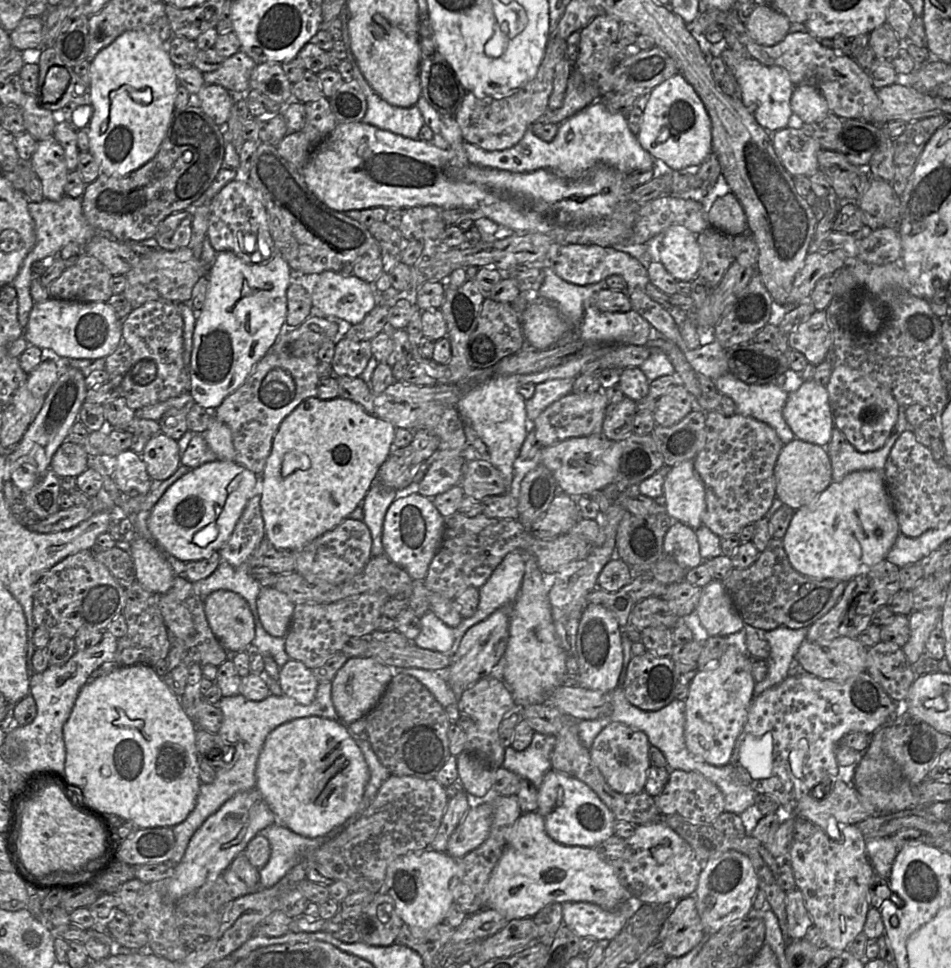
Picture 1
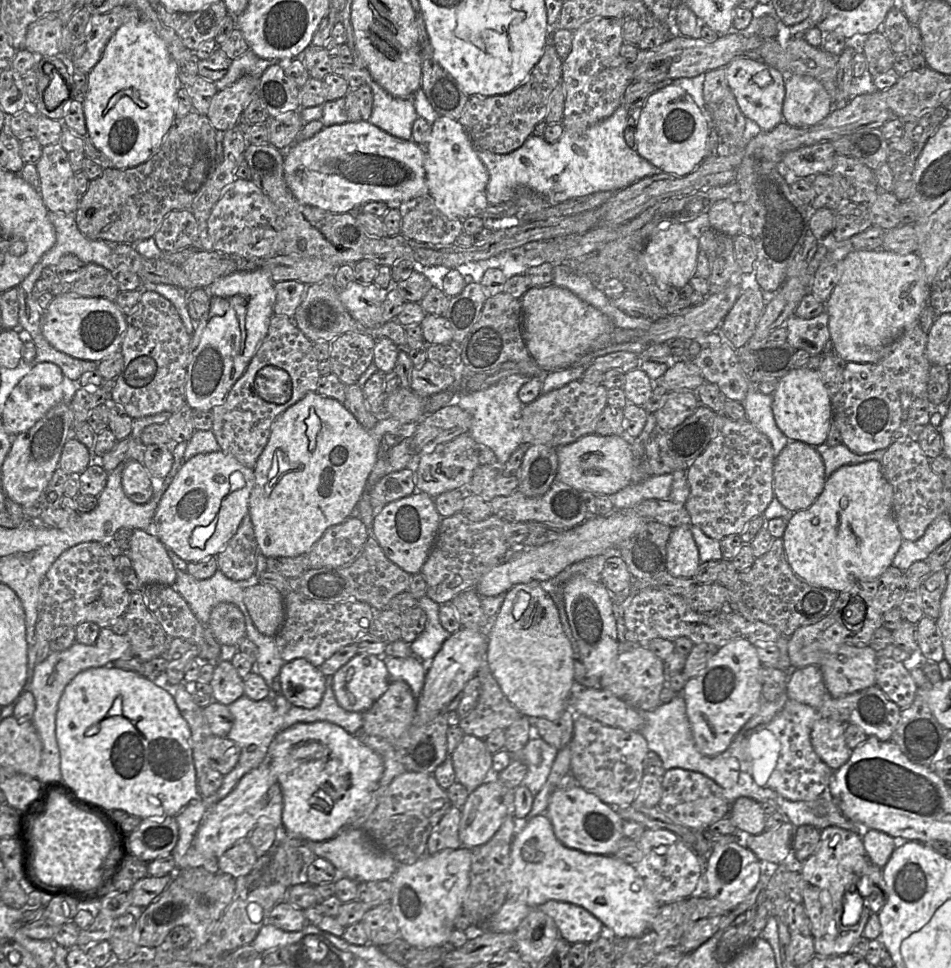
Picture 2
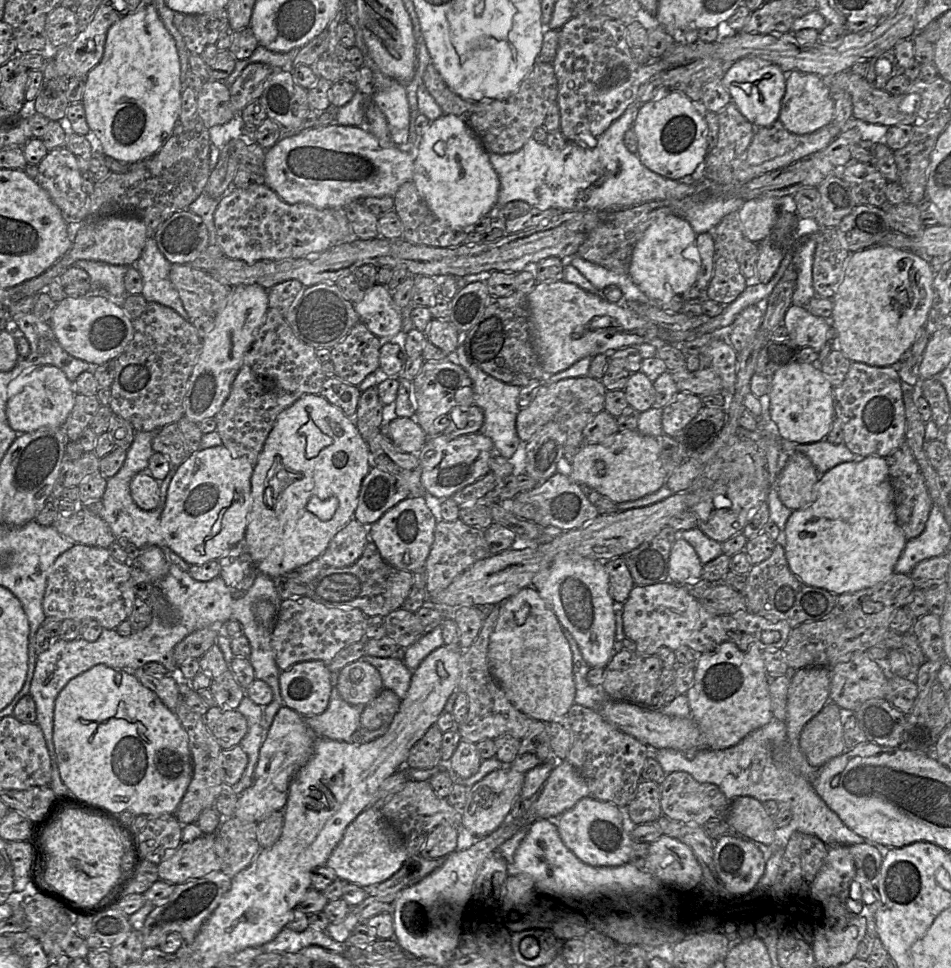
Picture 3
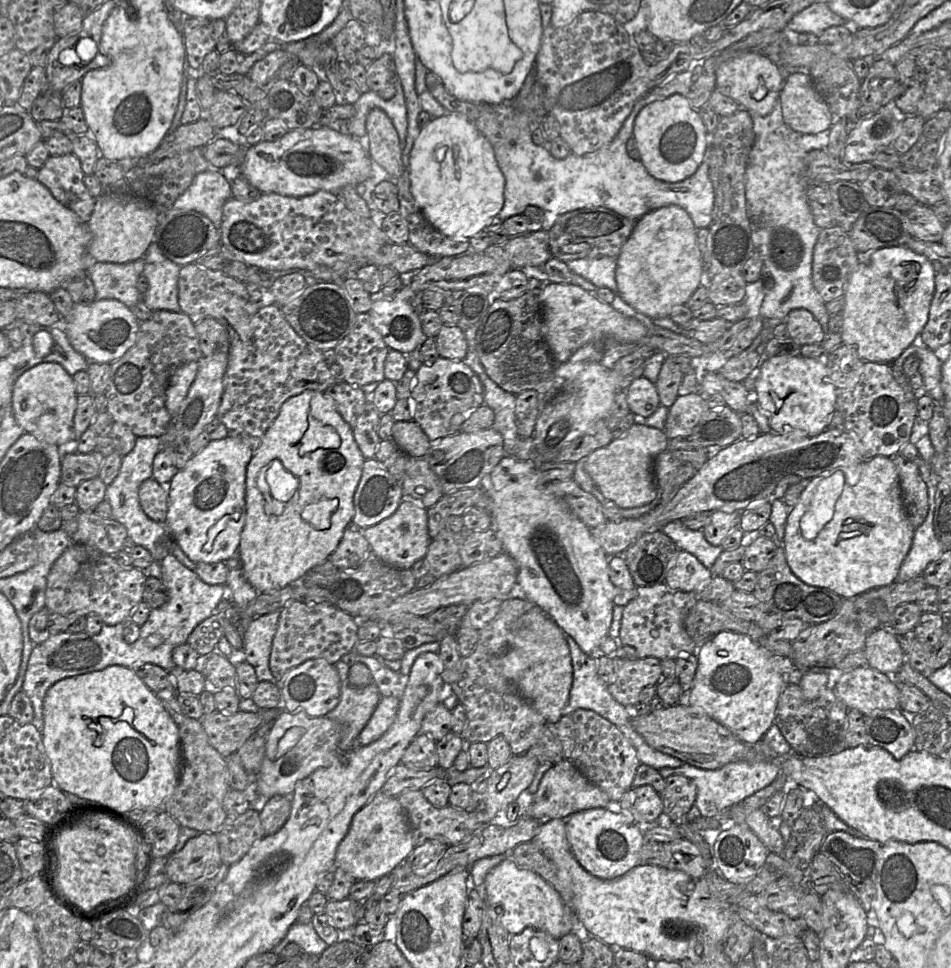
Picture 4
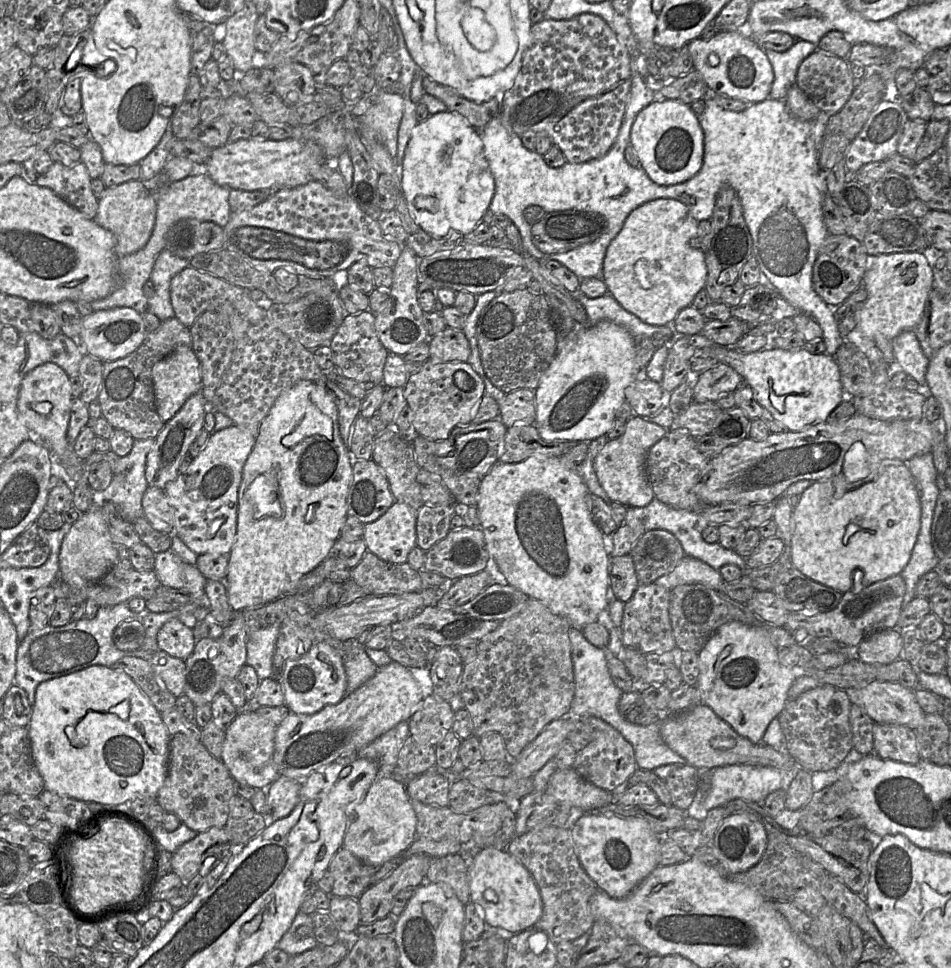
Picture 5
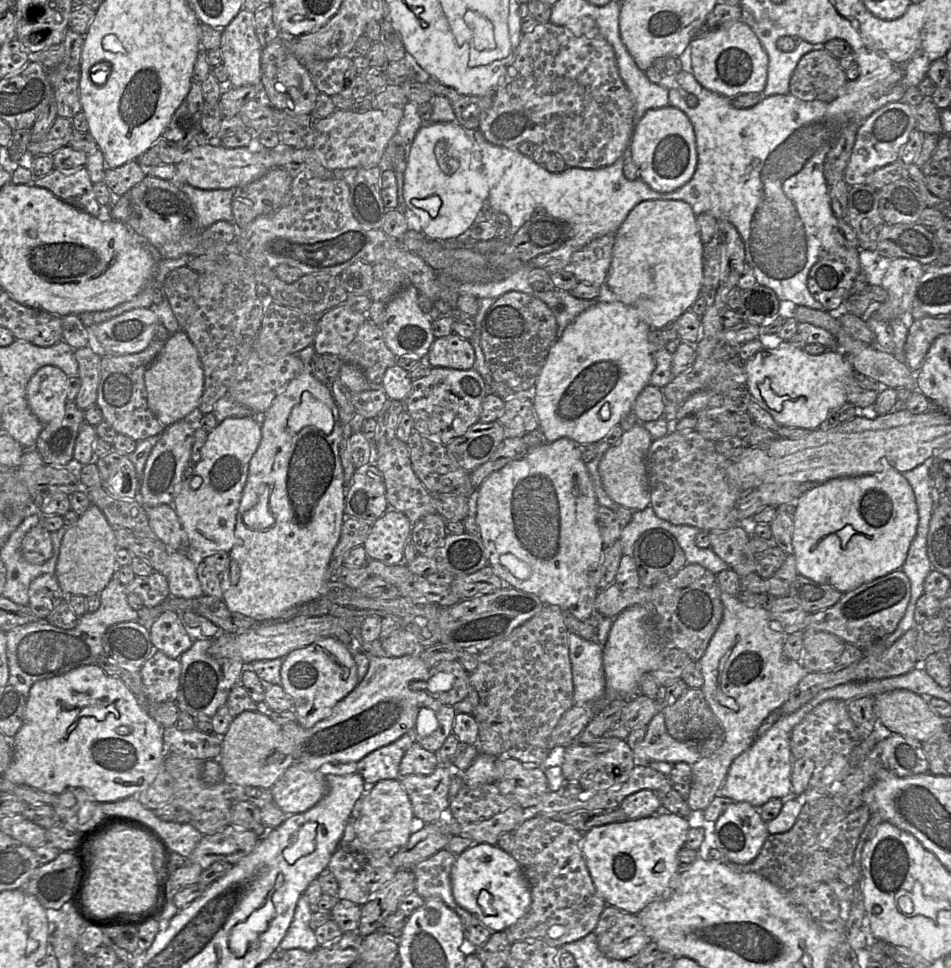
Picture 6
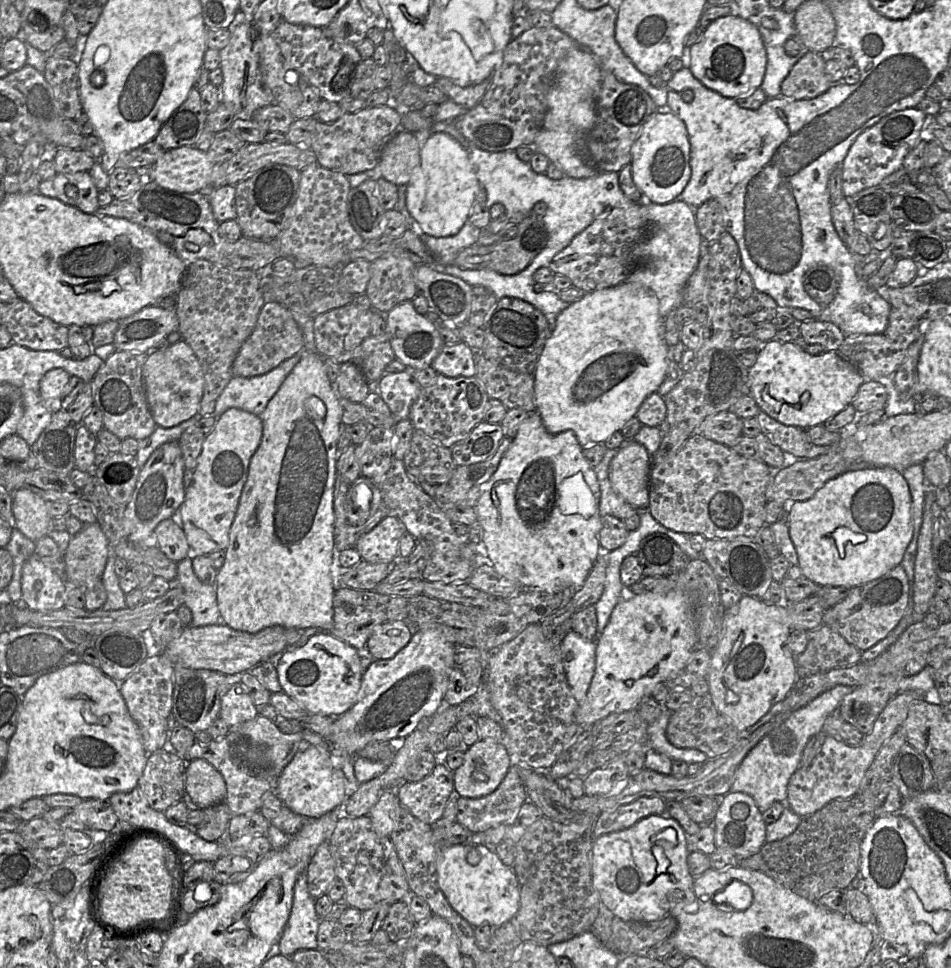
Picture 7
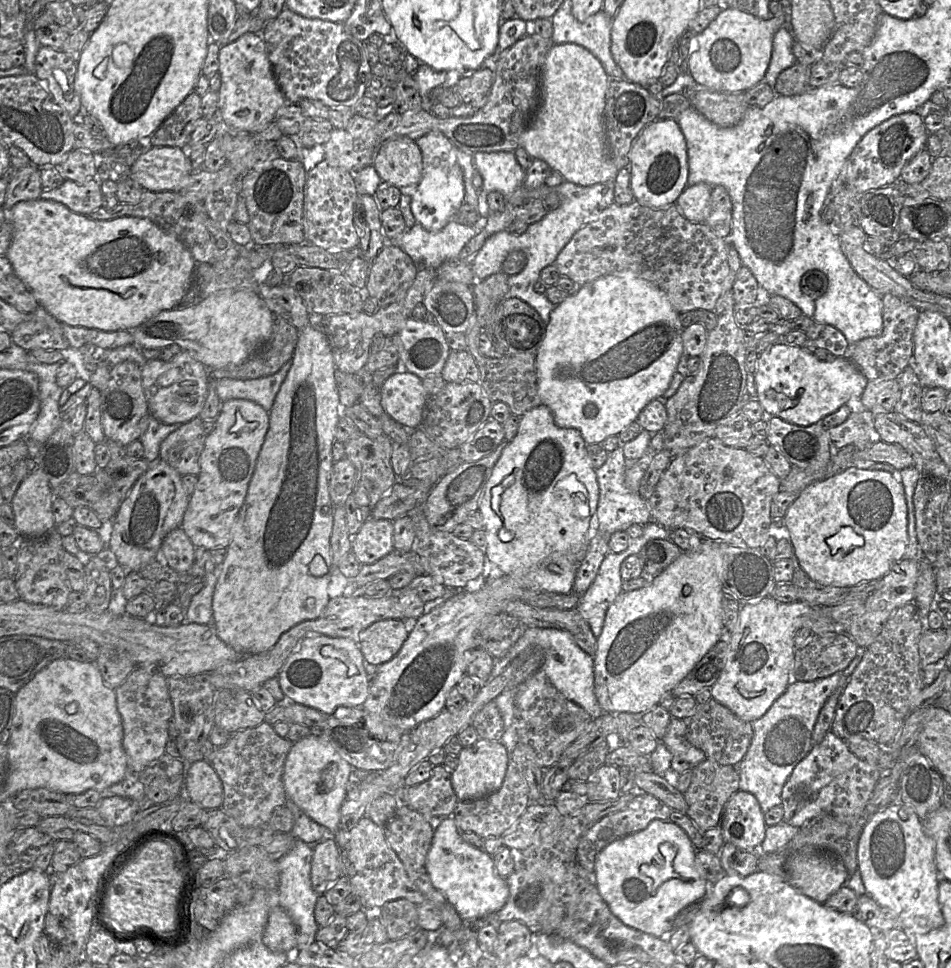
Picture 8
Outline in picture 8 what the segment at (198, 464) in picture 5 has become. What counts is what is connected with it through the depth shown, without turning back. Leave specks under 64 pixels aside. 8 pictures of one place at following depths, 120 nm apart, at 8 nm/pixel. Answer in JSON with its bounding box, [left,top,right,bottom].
[181,399,269,550]

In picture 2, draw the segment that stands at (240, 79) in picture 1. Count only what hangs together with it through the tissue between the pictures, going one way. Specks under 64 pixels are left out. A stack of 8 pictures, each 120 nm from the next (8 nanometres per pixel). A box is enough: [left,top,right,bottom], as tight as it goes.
[213,50,277,90]

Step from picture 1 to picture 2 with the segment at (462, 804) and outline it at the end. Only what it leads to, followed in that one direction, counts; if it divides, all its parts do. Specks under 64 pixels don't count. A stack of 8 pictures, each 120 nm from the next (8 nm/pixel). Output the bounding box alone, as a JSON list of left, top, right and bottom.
[427,806,461,855]

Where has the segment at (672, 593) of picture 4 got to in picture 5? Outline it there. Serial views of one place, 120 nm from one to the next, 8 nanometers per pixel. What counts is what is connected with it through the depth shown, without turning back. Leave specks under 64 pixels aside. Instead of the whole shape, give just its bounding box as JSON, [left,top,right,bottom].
[621,584,676,654]

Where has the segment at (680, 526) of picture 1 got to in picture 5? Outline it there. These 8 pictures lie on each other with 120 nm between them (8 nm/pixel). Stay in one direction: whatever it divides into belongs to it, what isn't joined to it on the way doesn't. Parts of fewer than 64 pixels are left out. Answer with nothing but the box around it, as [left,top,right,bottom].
[653,555,724,591]

